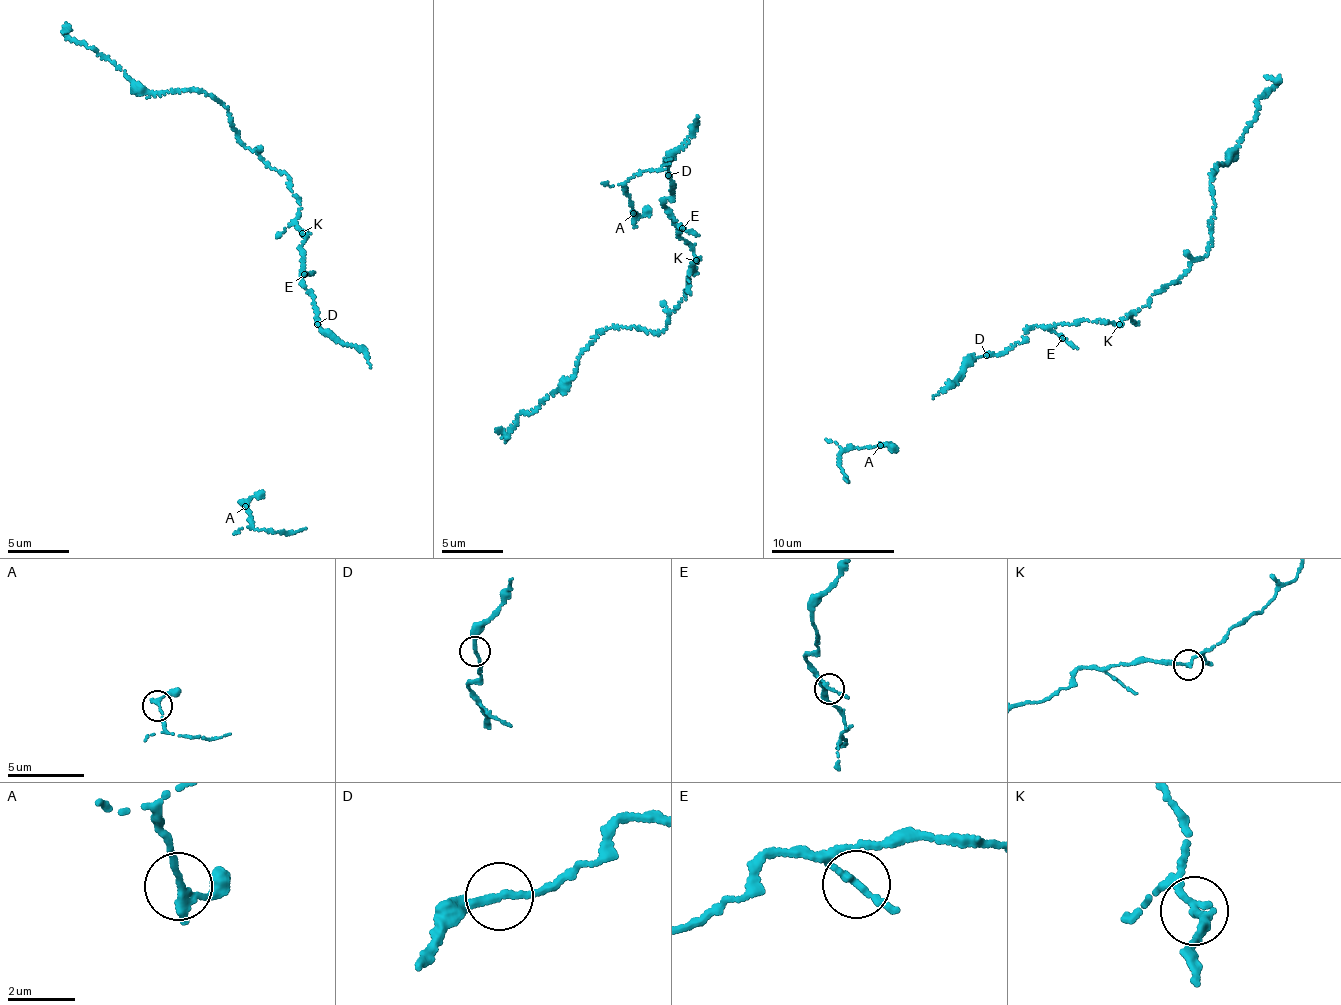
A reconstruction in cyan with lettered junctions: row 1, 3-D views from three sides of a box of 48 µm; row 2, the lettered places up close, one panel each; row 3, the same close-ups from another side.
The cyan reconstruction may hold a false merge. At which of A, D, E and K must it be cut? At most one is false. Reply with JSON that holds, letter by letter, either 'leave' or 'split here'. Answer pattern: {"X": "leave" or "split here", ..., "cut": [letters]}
{"A": "leave", "D": "leave", "E": "leave", "K": "leave", "cut": []}

